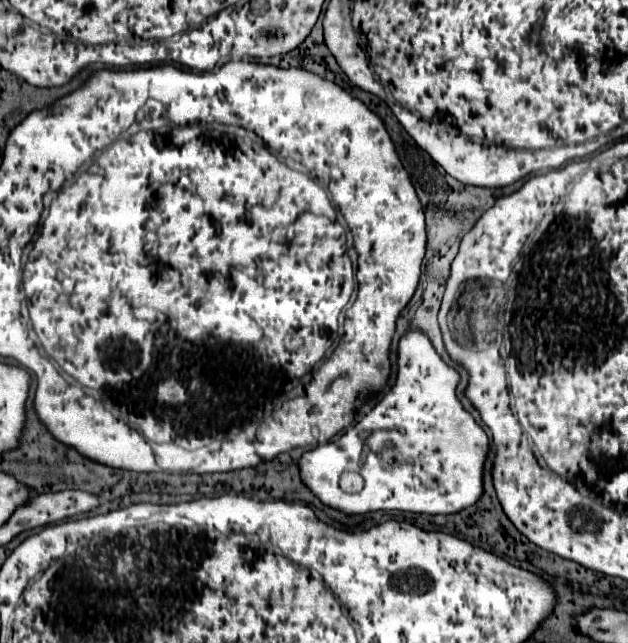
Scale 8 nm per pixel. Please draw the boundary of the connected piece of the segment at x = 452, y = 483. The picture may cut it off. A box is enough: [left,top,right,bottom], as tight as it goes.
[298,328,490,516]

